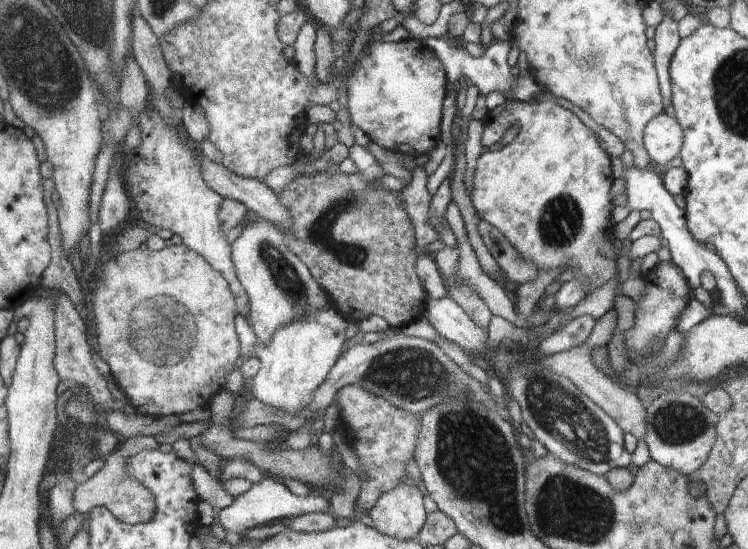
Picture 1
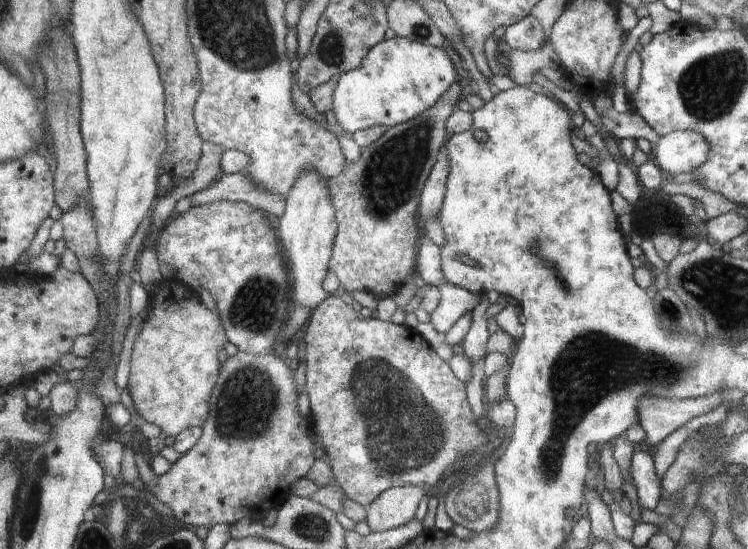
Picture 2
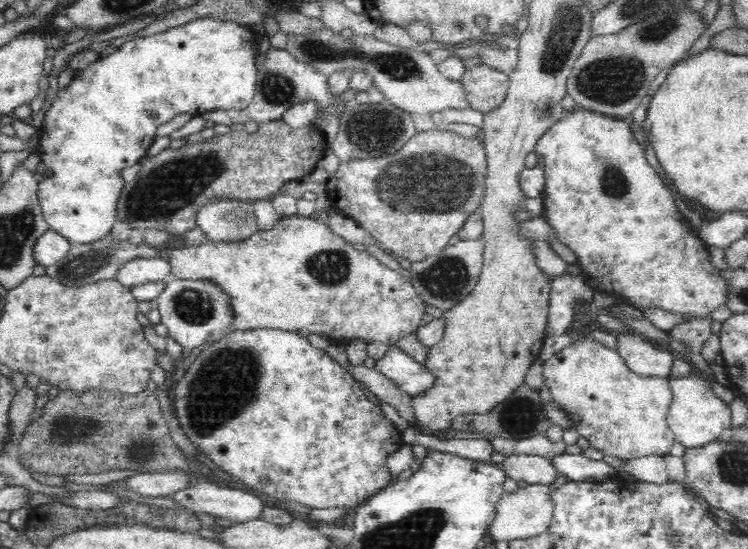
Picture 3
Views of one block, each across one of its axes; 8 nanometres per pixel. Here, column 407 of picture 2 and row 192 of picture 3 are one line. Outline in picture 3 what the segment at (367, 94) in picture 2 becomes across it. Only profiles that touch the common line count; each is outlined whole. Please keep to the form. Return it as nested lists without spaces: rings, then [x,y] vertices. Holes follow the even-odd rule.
[[[198,19],[182,26],[176,26],[174,30],[153,34],[145,37],[136,37],[126,41],[119,46],[116,52],[102,57],[102,60],[96,60],[88,68],[82,70],[78,78],[74,78],[68,86],[68,90],[63,87],[58,89],[56,100],[52,100],[52,106],[46,110],[44,124],[38,129],[39,145],[36,152],[40,155],[41,162],[46,165],[47,171],[52,170],[50,178],[41,176],[39,181],[38,198],[43,212],[43,218],[50,225],[52,231],[66,237],[72,245],[81,245],[88,242],[94,242],[110,234],[110,229],[114,226],[117,218],[118,198],[124,188],[124,179],[120,172],[128,166],[138,164],[141,158],[147,155],[147,151],[156,138],[156,128],[161,124],[170,122],[175,116],[182,113],[188,113],[193,116],[202,115],[210,110],[244,110],[251,104],[252,97],[255,93],[255,66],[254,66],[254,48],[262,40],[264,34],[256,34],[248,25],[242,26],[232,21],[222,21],[217,19]]]

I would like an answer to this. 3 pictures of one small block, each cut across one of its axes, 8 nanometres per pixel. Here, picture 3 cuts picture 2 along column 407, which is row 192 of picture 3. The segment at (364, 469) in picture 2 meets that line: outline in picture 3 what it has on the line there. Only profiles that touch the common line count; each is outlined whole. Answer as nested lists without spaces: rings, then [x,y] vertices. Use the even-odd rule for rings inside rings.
[[[436,126],[429,131],[417,132],[404,144],[402,150],[398,150],[394,154],[379,156],[378,158],[352,159],[348,162],[341,162],[334,175],[327,180],[325,189],[327,198],[331,202],[331,208],[337,210],[342,216],[351,218],[351,220],[363,226],[379,242],[380,246],[382,245],[386,248],[387,252],[393,252],[392,254],[402,256],[402,258],[406,258],[410,262],[420,262],[425,260],[425,258],[442,252],[448,246],[450,237],[458,234],[458,230],[461,230],[462,224],[466,222],[466,218],[479,210],[486,192],[486,173],[487,156],[482,139],[476,139],[473,134],[469,138],[461,137],[450,128]]]

